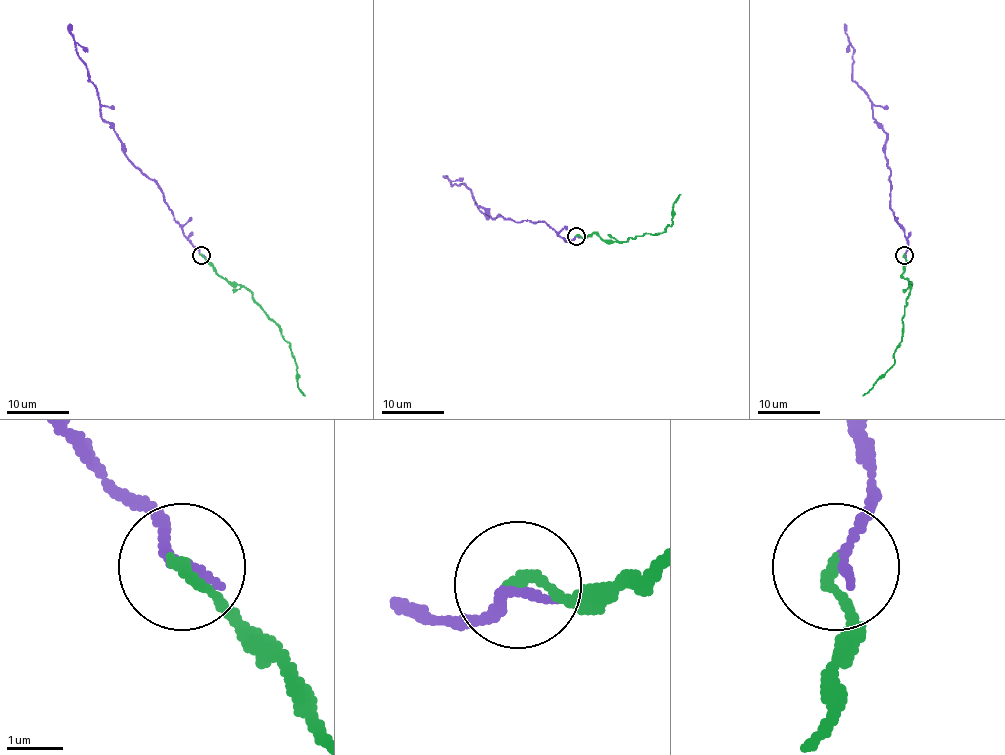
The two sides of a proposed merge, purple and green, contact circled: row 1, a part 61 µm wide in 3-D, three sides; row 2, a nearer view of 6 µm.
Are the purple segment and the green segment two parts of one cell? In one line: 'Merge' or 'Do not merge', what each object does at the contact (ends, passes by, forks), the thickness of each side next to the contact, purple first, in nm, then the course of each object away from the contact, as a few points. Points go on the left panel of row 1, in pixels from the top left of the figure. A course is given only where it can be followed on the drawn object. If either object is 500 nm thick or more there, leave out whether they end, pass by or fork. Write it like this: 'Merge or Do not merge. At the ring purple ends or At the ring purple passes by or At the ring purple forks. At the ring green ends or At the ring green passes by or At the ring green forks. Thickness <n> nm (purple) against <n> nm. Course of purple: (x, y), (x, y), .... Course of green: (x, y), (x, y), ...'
Merge. At the ring purple ends. At the ring green ends. Thickness 200 nm (purple) against 180 nm. Course of purple: (201, 255), (187, 238), (162, 189), (128, 158), (114, 128), (101, 117), (96, 87), (78, 54), (70, 23). Course of green: (201, 255), (220, 275), (231, 283), (245, 286), (280, 329), (292, 354), (297, 386), (305, 396)

